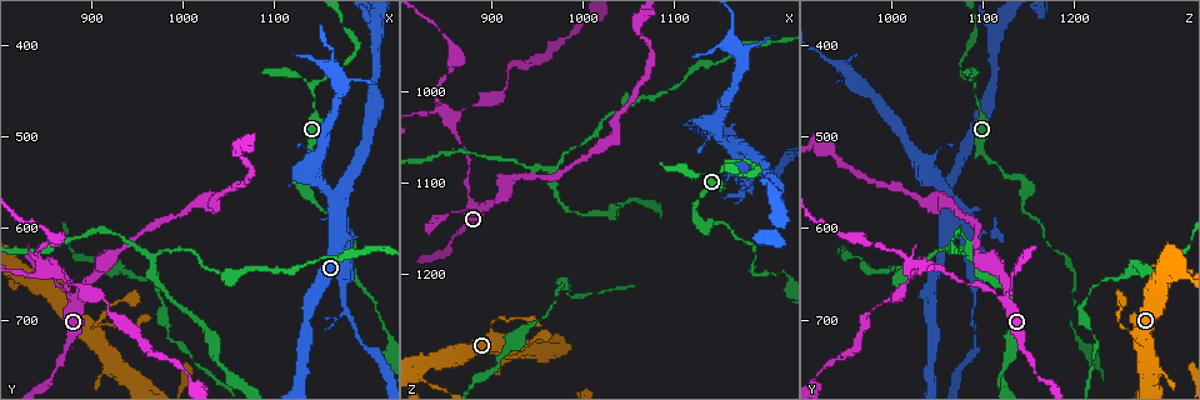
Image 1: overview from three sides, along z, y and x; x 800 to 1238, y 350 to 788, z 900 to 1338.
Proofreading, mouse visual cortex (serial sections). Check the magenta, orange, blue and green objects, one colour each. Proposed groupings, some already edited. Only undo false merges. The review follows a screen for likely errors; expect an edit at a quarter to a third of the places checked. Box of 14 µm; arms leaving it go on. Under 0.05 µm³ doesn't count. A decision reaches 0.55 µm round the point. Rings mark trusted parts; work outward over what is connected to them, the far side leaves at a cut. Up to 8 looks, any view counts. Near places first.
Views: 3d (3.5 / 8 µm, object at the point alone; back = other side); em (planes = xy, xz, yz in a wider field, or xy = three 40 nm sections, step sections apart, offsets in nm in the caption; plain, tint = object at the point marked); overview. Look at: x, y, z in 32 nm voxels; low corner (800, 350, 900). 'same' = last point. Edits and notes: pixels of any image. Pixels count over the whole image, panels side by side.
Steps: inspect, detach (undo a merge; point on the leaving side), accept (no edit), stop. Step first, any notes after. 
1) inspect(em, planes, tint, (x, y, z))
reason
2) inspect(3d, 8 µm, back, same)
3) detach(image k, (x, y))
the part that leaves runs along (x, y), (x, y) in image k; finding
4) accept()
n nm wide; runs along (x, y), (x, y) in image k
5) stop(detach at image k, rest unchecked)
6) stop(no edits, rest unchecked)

inspect(3d, 8 µm, (875, 670, 1110))
calibre changes

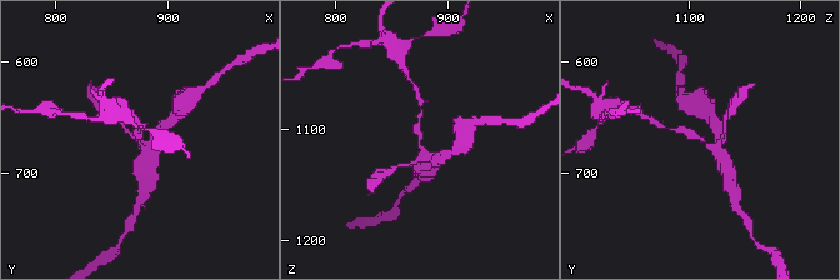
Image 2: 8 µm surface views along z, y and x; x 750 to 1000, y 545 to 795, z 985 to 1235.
inspect(3d, 3.5 µm, (874, 670, 1112))
closer look

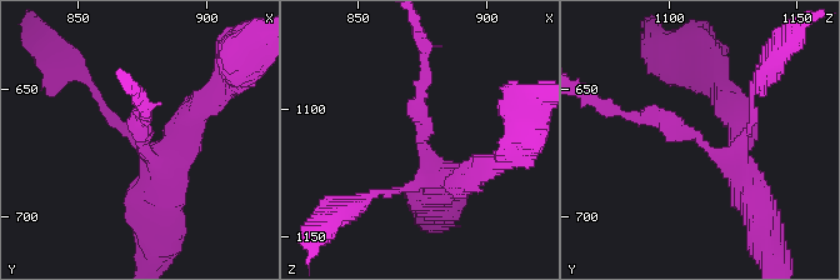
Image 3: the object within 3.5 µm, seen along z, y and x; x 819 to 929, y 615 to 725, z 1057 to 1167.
accept()
arms of 200, 400 nm; runs along (750, 194), (738, 159), (635, 118) in image 3; one cell here

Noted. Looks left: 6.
inspect(3d, 8 µm, (855, 645, 1030))
looks like a crossing

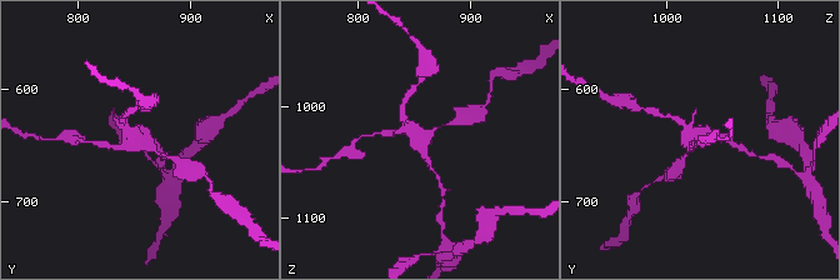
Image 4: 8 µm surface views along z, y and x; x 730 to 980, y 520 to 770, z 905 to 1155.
inspect(3d, 3.5 µm, (856, 644, 1028))

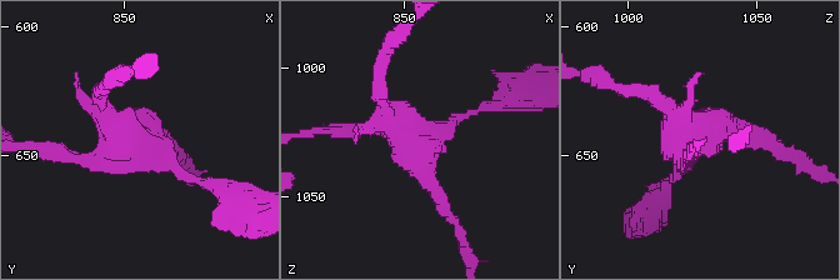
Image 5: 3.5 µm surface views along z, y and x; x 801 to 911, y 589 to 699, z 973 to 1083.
inspect(em, xy, step 3, tint, (855, 643, 1030))
4 arms; arms of 150, 150, 200, 200 nm

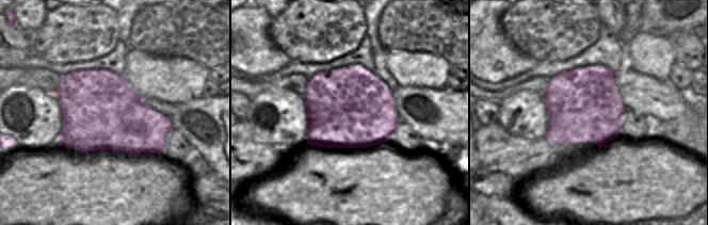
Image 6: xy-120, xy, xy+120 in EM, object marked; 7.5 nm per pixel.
detach(image 5, (344, 134))
border along (139, 99), (81, 141), (63, 131) in image 6; a second cell is stuck on

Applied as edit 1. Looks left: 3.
inspect(overview)
see it whole again

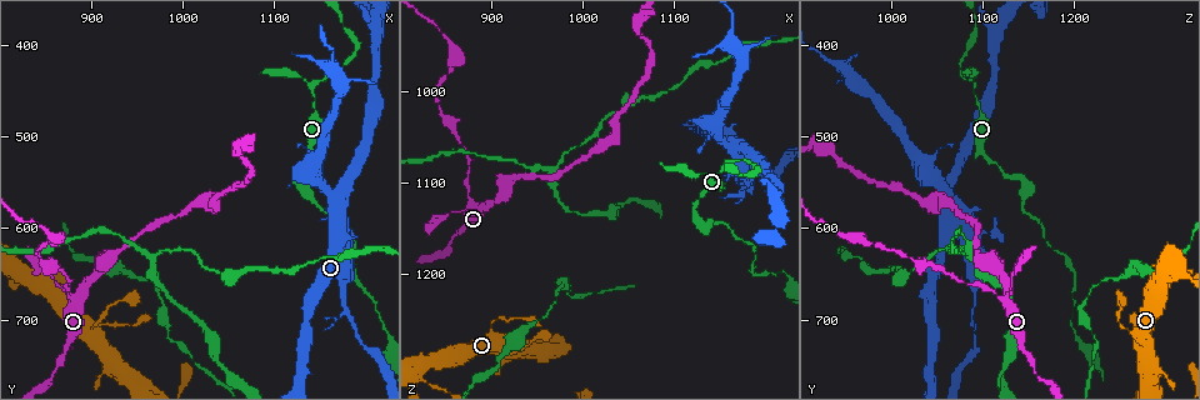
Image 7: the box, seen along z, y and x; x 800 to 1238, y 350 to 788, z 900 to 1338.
inspect(em, xy, step 3, tint, (1165, 570, 1065))
branch point

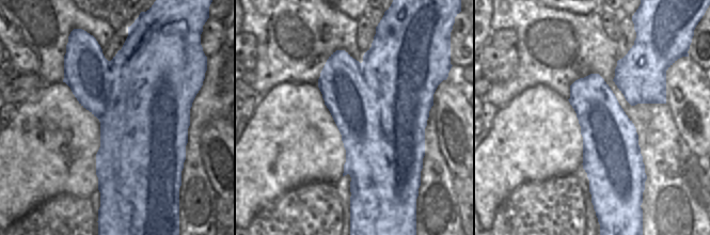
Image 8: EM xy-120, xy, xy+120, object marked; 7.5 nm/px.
inspect(3d, 3.5 µm, same)
see where the arms go

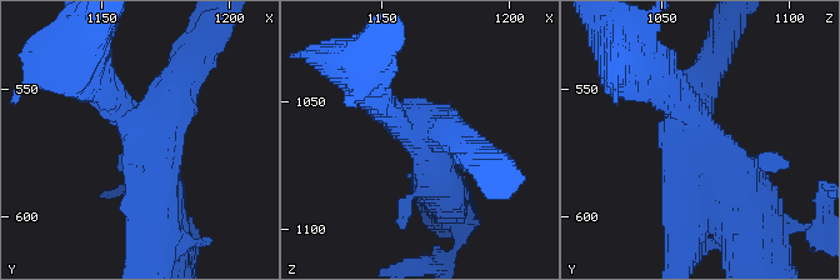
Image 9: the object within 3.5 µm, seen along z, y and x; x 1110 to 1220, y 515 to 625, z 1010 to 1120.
detach(image 9, (414, 188))
two cells meet here

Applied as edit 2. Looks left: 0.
stop(detach at image 5, detach at image 9, rest unchecked)

